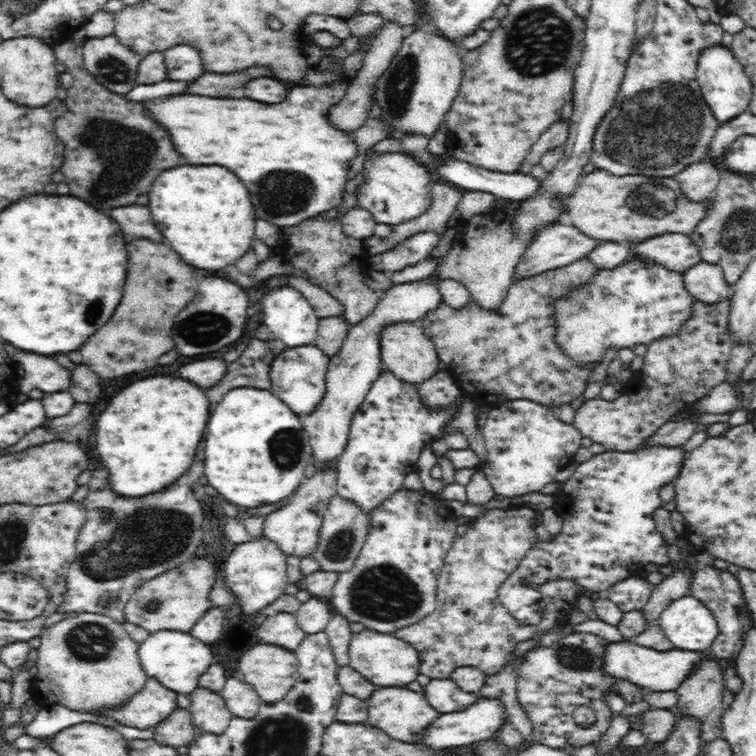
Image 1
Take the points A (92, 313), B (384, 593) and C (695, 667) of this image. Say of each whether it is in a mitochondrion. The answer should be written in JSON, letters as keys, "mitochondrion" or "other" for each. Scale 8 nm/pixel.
{"A":"mitochondrion","B":"mitochondrion","C":"other"}

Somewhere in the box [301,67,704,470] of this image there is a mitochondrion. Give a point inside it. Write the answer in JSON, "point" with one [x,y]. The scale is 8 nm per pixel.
{"point":[649,201]}

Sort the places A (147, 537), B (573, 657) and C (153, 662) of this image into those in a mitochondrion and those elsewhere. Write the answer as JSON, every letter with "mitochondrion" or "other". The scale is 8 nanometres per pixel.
{"A":"mitochondrion","B":"mitochondrion","C":"other"}

